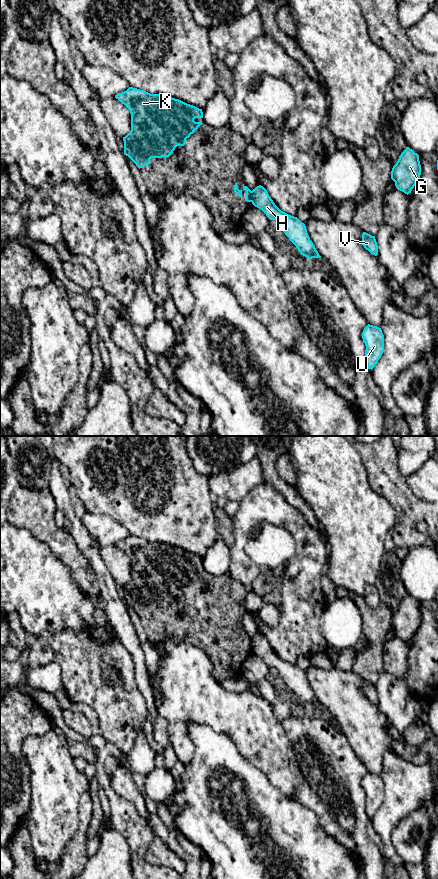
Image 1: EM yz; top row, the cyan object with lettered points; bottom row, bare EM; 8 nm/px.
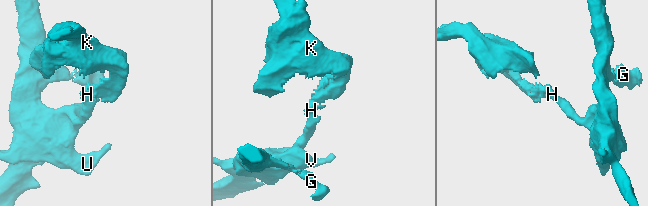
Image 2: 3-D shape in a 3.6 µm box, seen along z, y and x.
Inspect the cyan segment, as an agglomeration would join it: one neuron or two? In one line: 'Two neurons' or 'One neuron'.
Two neurons

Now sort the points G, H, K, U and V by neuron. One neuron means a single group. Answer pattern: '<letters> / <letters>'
G H U V / K

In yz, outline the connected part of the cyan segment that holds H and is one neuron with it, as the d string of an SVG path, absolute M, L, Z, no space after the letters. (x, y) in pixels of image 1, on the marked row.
M259 185L251 191L252 204L261 209L270 220L275 220L289 240L296 246L301 255L321 258L307 233L304 223L297 217L281 211L269 196L267 190Z

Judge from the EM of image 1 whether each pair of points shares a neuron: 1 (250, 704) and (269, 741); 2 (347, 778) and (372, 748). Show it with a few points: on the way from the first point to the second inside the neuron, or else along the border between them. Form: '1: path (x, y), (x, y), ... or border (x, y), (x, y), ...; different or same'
1: path (250, 713), (250, 722), (260, 732); same
2: border (348, 740), (352, 750), (365, 766), (367, 772); different

